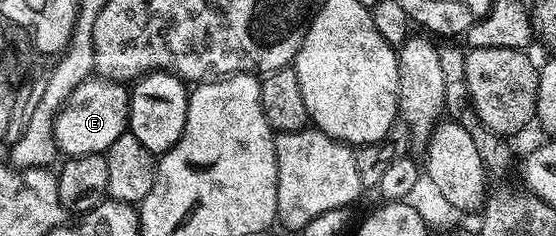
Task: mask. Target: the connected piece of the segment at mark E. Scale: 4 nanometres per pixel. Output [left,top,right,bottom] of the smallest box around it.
[53,74,130,157]

